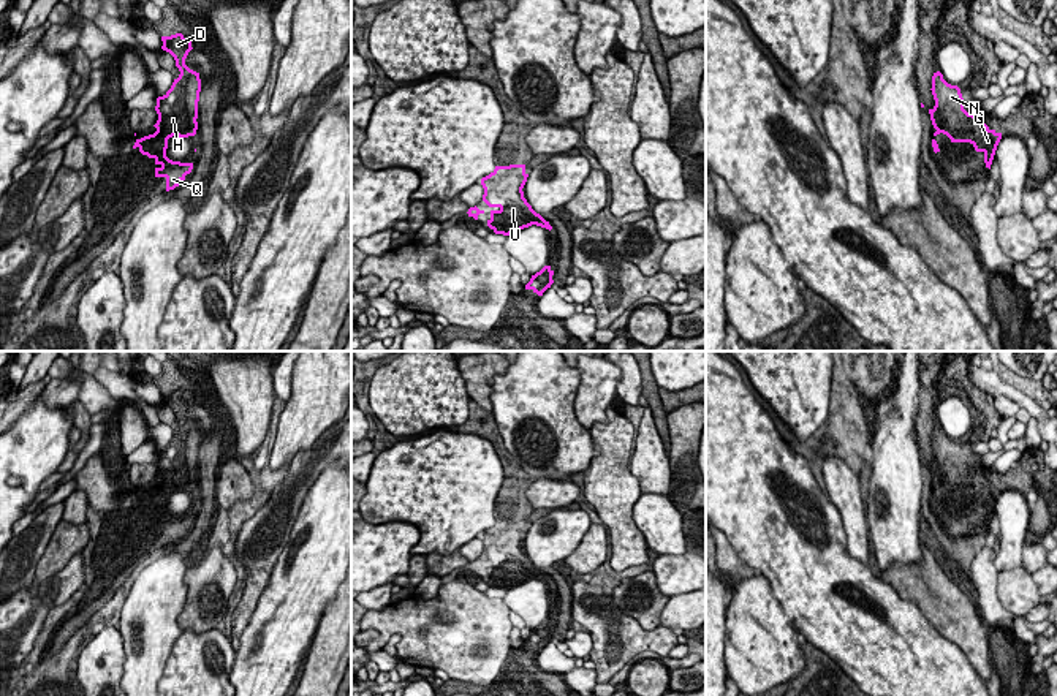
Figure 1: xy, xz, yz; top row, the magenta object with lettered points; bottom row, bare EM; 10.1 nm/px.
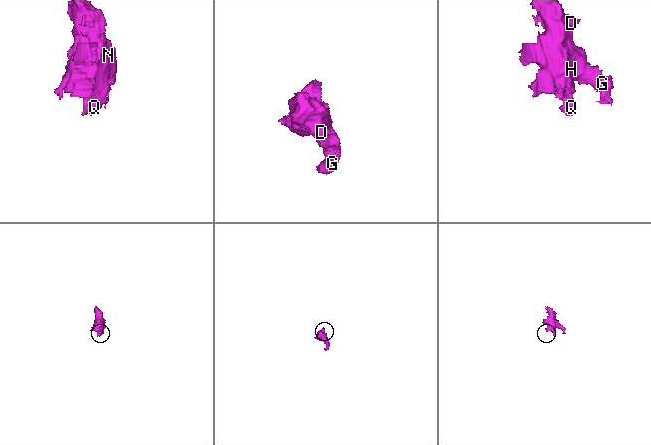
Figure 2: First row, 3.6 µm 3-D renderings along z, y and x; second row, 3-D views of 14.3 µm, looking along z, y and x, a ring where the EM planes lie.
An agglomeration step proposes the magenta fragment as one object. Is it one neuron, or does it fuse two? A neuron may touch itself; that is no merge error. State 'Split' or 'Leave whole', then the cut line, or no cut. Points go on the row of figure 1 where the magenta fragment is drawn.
Leave whole. No split

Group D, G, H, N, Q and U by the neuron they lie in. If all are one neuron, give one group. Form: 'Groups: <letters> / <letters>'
Groups: D G H N Q U

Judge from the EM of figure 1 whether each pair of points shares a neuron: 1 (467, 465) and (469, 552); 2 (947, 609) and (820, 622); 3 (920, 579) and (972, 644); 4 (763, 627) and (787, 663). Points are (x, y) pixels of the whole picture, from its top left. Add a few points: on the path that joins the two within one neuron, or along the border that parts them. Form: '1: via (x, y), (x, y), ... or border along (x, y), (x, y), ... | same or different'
1: border along (480, 535), (458, 549) | different
2: border along (894, 589), (902, 598), (910, 600), (948, 639) | different
3: via (935, 595), (966, 628) | same
4: via (763, 636), (777, 654) | same

